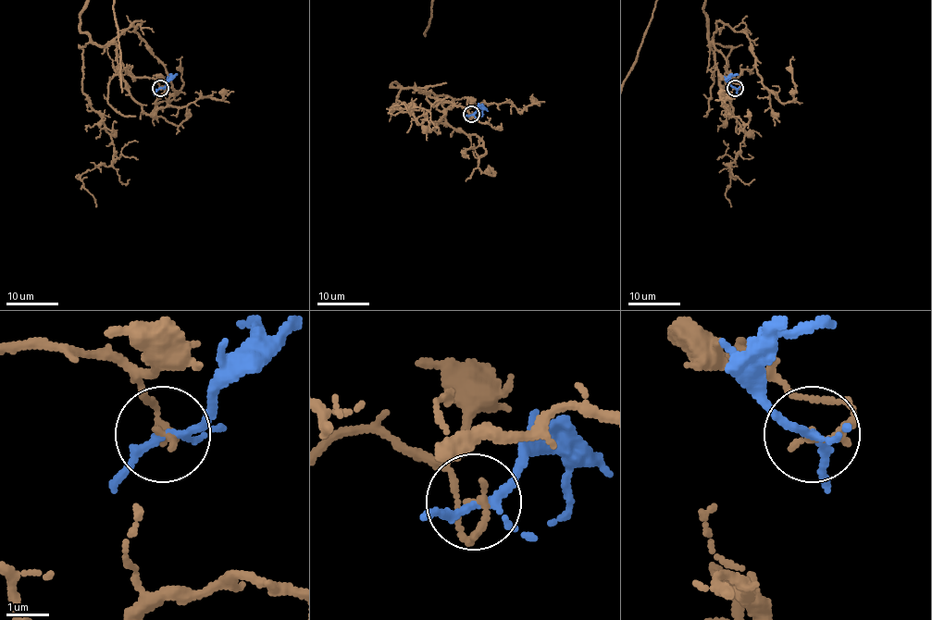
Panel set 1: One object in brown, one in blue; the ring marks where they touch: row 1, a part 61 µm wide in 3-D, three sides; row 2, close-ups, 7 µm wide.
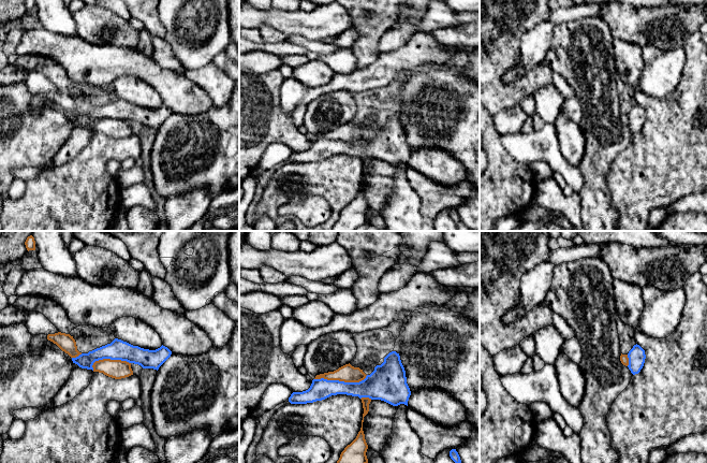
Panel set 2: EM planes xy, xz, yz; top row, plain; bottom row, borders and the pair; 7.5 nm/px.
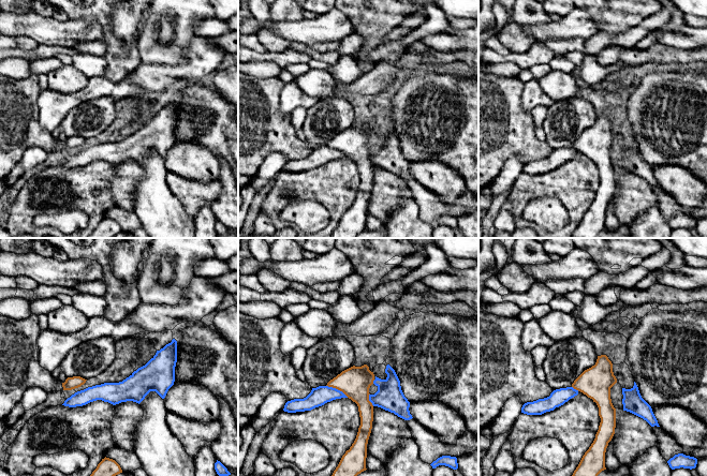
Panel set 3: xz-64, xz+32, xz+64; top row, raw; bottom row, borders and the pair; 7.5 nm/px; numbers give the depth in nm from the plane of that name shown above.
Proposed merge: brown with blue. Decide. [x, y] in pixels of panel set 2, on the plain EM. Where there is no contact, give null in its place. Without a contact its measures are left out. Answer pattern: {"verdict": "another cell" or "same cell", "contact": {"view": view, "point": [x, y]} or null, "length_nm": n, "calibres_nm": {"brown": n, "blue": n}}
{"verdict": "another cell", "contact": {"view": "xz", "point": [340, 140]}, "length_nm": 400, "calibres_nm": {"brown": 130, "blue": 170}}

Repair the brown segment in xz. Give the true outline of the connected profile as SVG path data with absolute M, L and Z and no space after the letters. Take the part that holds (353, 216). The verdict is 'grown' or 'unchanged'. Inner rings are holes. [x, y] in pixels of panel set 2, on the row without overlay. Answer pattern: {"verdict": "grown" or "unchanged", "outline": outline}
{"verdict": "unchanged", "outline": "M362 157L364 173L362 179L362 187L358 191L356 198L348 204L341 212L339 219L333 227L332 231L355 231L358 227L368 222L366 215L368 204L365 199L365 193L363 190L364 176L369 171L369 163L371 158Z"}

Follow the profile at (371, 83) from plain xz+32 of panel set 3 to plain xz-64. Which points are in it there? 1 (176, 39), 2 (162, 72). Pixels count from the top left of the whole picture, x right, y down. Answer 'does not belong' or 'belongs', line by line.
1: does not belong
2: belongs

